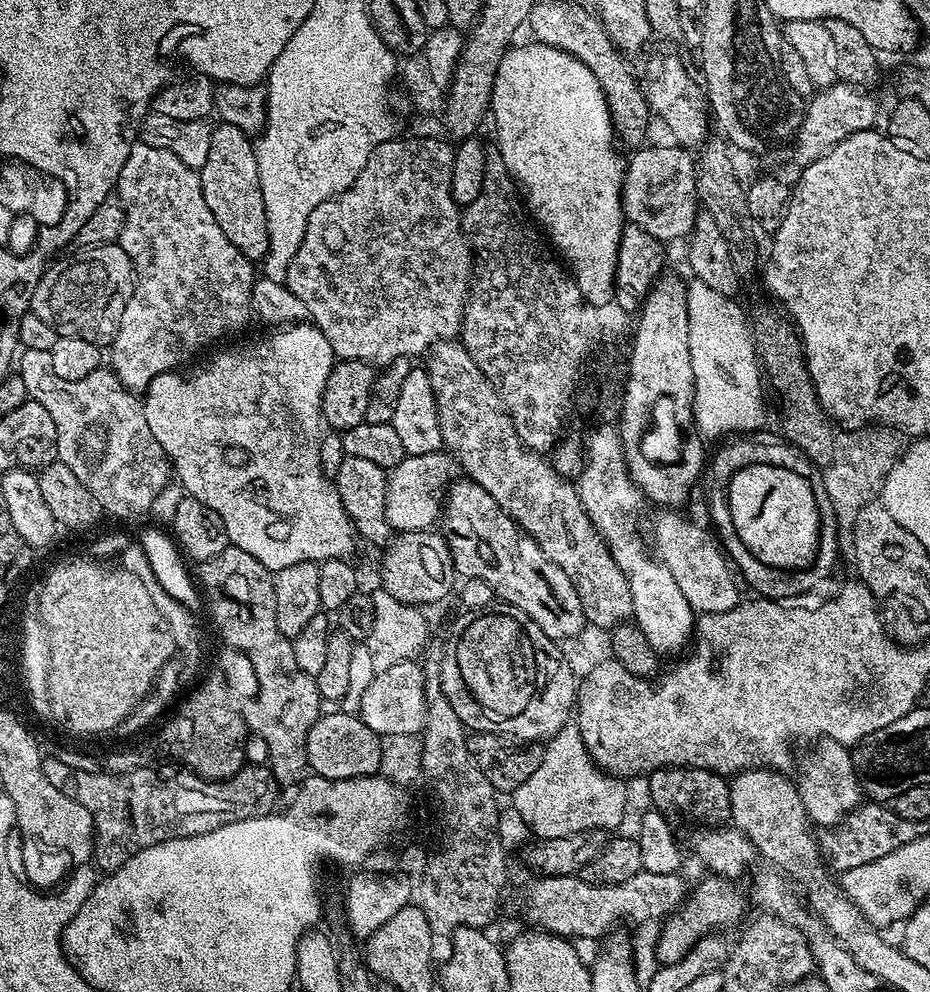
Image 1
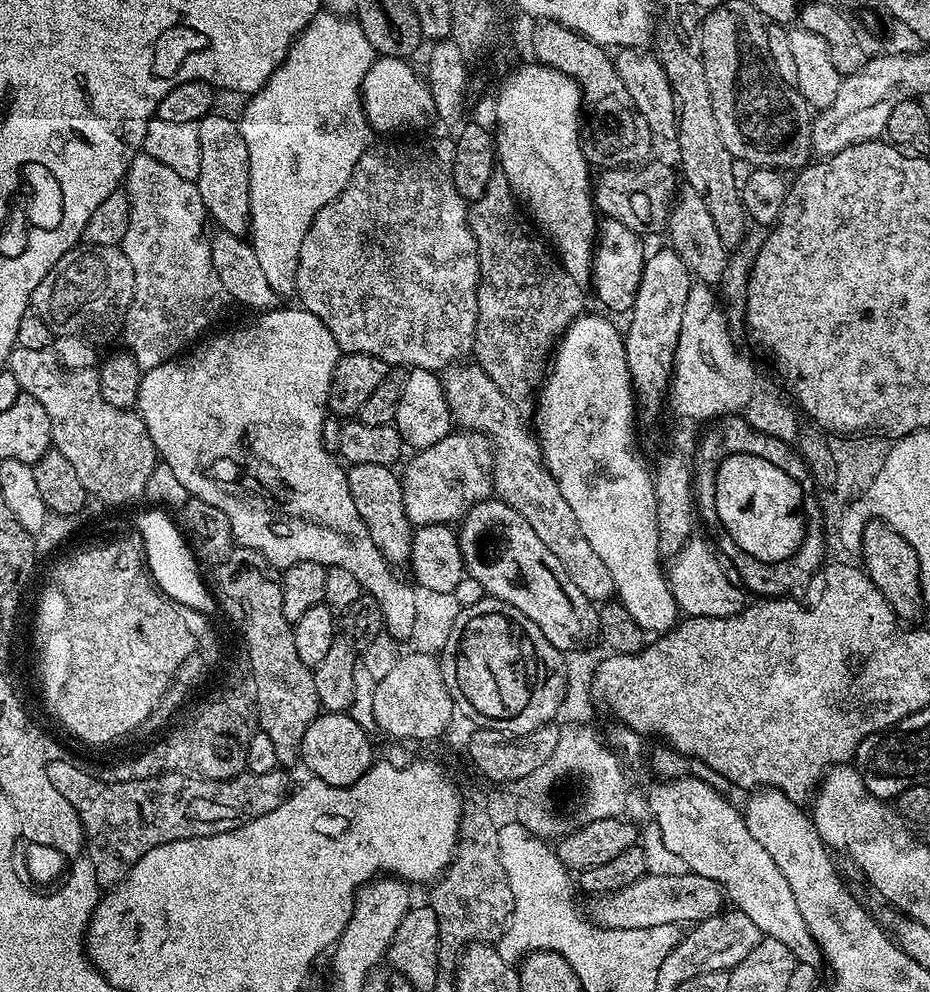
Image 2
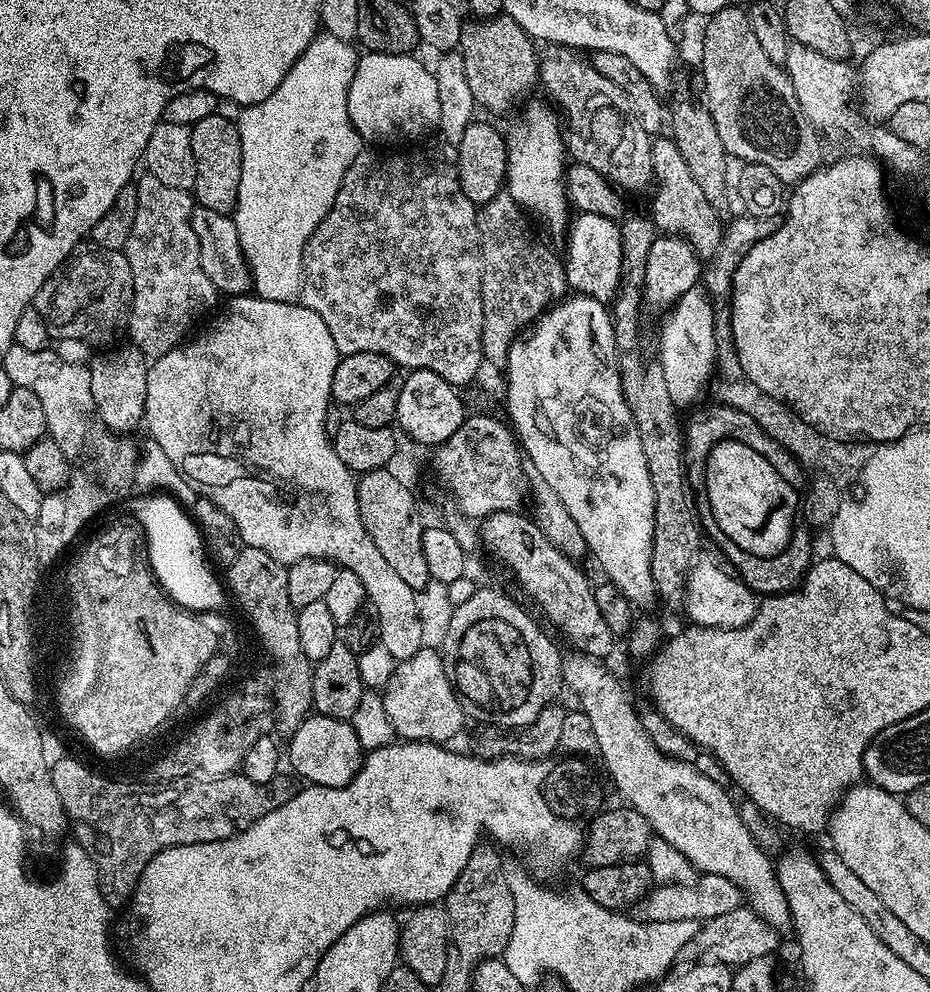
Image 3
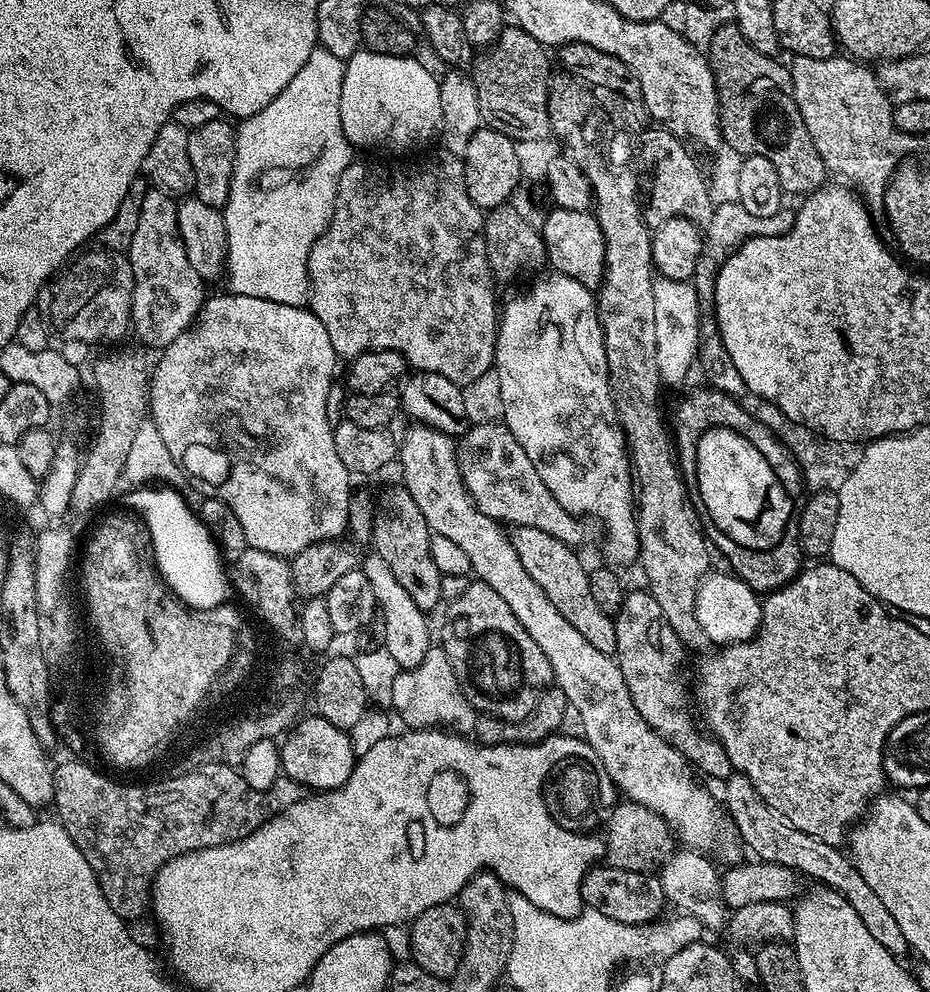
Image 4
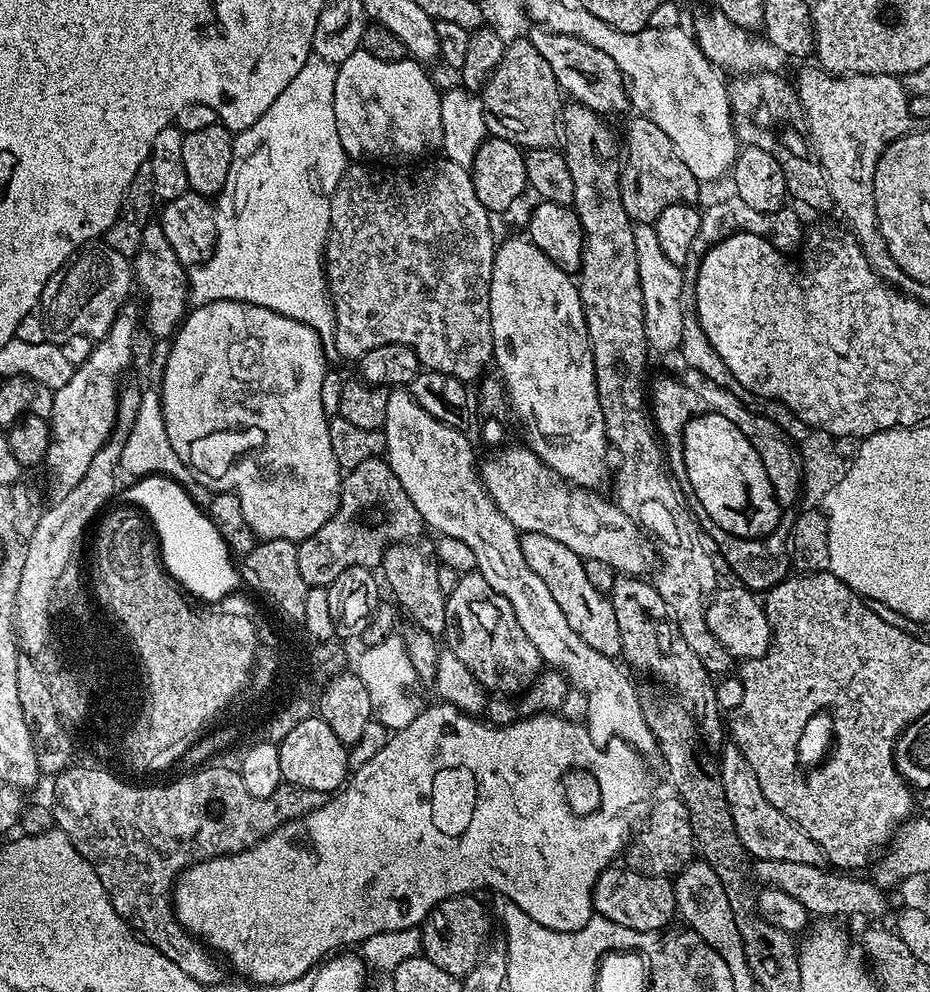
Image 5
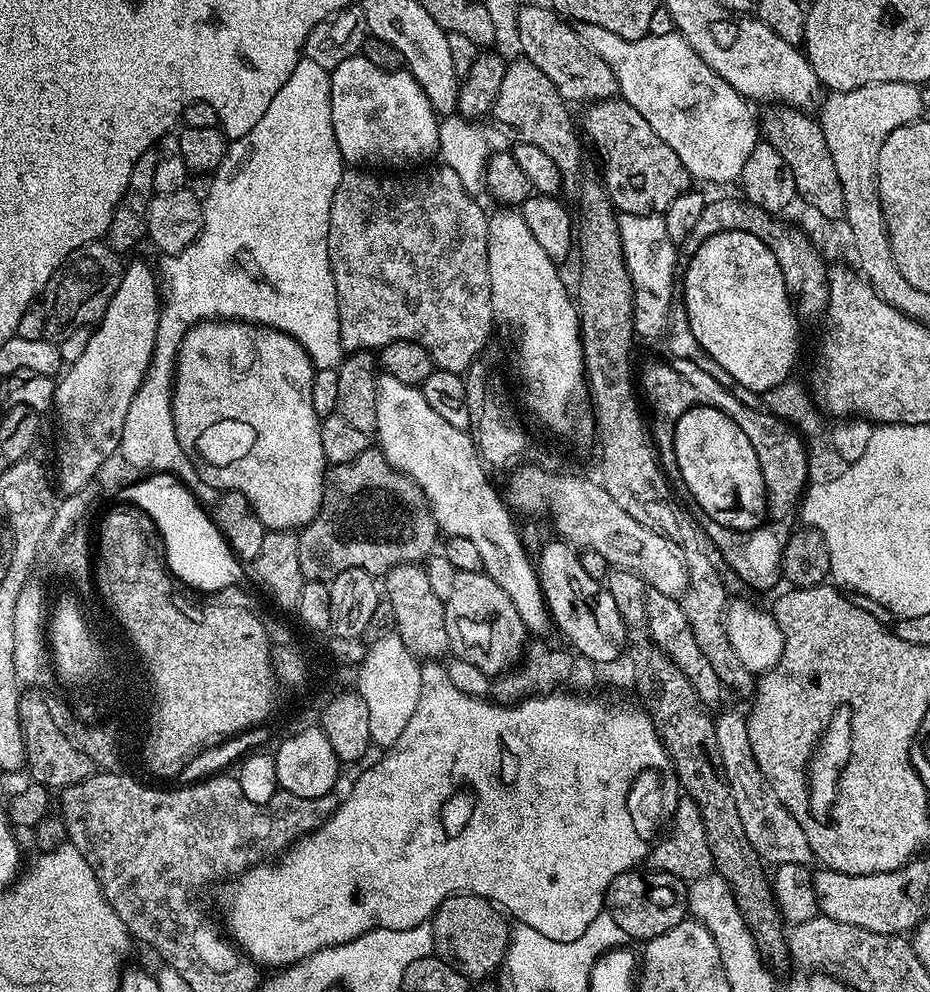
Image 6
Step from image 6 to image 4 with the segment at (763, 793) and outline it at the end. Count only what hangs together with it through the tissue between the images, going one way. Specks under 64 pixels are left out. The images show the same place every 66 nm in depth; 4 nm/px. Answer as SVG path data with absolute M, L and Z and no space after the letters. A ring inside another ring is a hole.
M733 771L731 778L723 781L722 788L724 788L722 803L728 810L728 816L740 834L743 847L747 851L749 848L756 860L765 860L771 864L792 868L807 879L809 876L810 879L816 880L812 882L819 882L823 887L834 889L838 895L846 898L846 902L850 902L850 906L854 906L854 910L858 910L858 918L862 918L866 930L870 930L870 935L878 942L882 942L886 950L890 950L893 954L909 951L902 930L898 930L898 922L894 922L894 914L886 910L882 898L878 898L878 894L870 890L866 878L862 878L855 864L837 845L822 842L818 837L806 834L793 824L789 824L785 816L774 811L756 793L754 782L750 782L750 778L746 778L741 772Z

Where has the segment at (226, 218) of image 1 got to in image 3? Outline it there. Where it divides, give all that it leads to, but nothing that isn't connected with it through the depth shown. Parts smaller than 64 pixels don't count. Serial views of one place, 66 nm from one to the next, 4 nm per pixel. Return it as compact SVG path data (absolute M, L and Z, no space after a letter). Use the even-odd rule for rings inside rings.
M223 114L202 118L202 122L193 124L190 134L190 146L194 150L194 170L196 187L194 200L199 207L231 213L238 198L238 178L242 166L242 146L236 129L236 120L227 120Z

